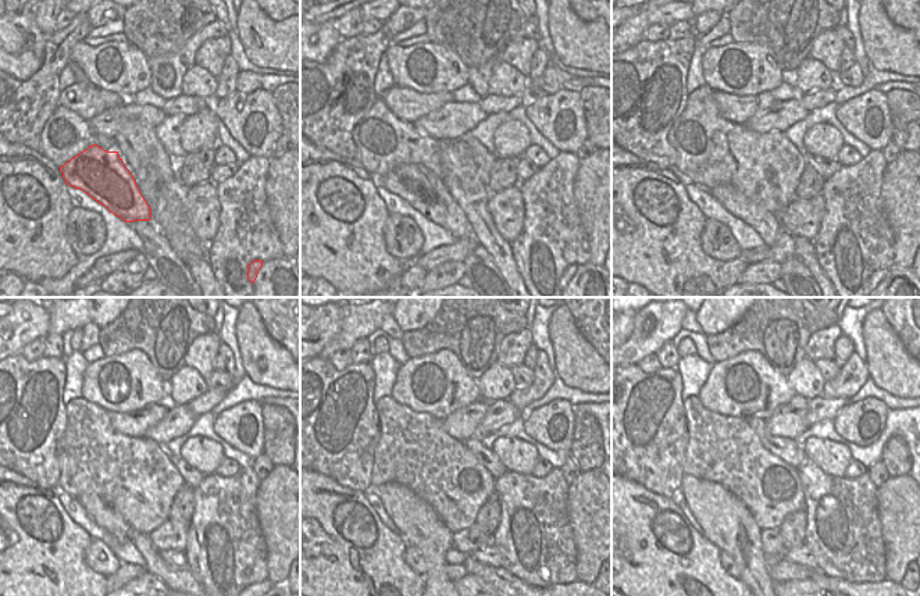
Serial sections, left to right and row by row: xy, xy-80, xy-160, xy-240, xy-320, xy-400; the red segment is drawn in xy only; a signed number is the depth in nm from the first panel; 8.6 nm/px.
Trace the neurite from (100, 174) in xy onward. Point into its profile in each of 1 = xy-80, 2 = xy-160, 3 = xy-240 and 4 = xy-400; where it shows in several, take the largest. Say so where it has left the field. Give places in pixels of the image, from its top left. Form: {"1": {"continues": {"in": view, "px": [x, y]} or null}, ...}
{"1": {"continues": {"in": "xy-80", "px": [417, 185]}}, "2": {"continues": {"in": "xy-160", "px": [766, 224]}}, "3": {"continues": {"in": "xy-240", "px": [181, 580]}}, "4": {"continues": {"in": "xy-400", "px": [819, 578]}}}

